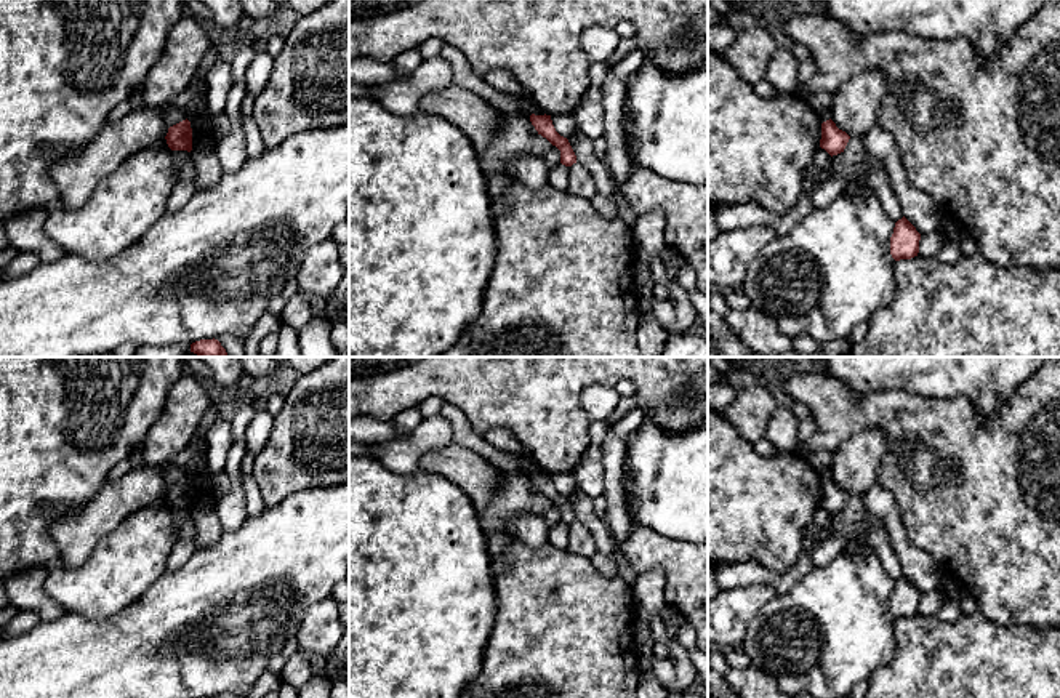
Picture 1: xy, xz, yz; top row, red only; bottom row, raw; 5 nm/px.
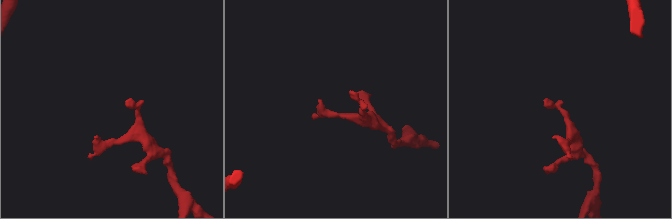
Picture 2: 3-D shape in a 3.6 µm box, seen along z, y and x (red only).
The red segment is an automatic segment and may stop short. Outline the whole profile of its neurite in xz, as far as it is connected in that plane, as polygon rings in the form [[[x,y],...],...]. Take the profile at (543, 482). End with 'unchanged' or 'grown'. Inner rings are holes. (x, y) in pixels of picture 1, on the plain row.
[[[530,474],[530,480],[535,485],[535,488],[538,490],[538,493],[541,493],[543,496],[546,496],[552,504],[556,504],[560,509],[560,522],[565,525],[572,525],[573,522],[576,522],[576,514],[568,501],[567,496],[560,495],[551,479],[551,474]]]; unchanged

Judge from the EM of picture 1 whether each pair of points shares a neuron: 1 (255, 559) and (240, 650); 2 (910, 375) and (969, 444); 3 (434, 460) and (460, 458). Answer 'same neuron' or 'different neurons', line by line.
1: same neuron
2: different neurons
3: same neuron

